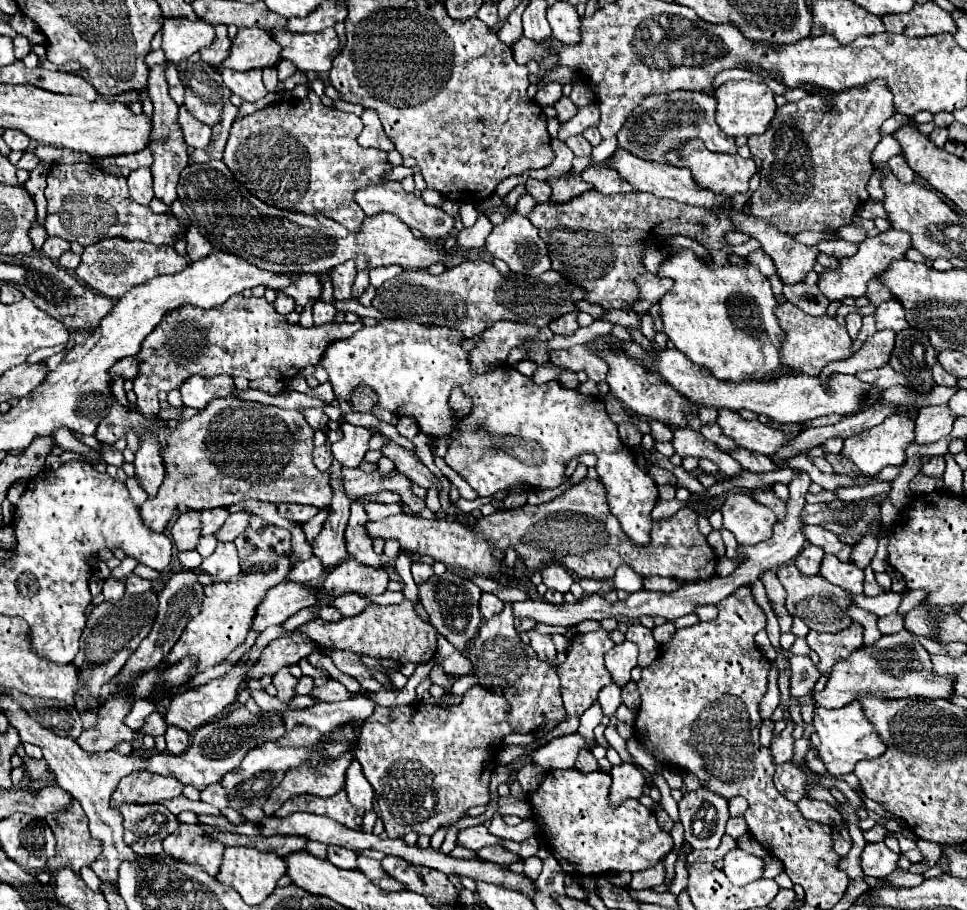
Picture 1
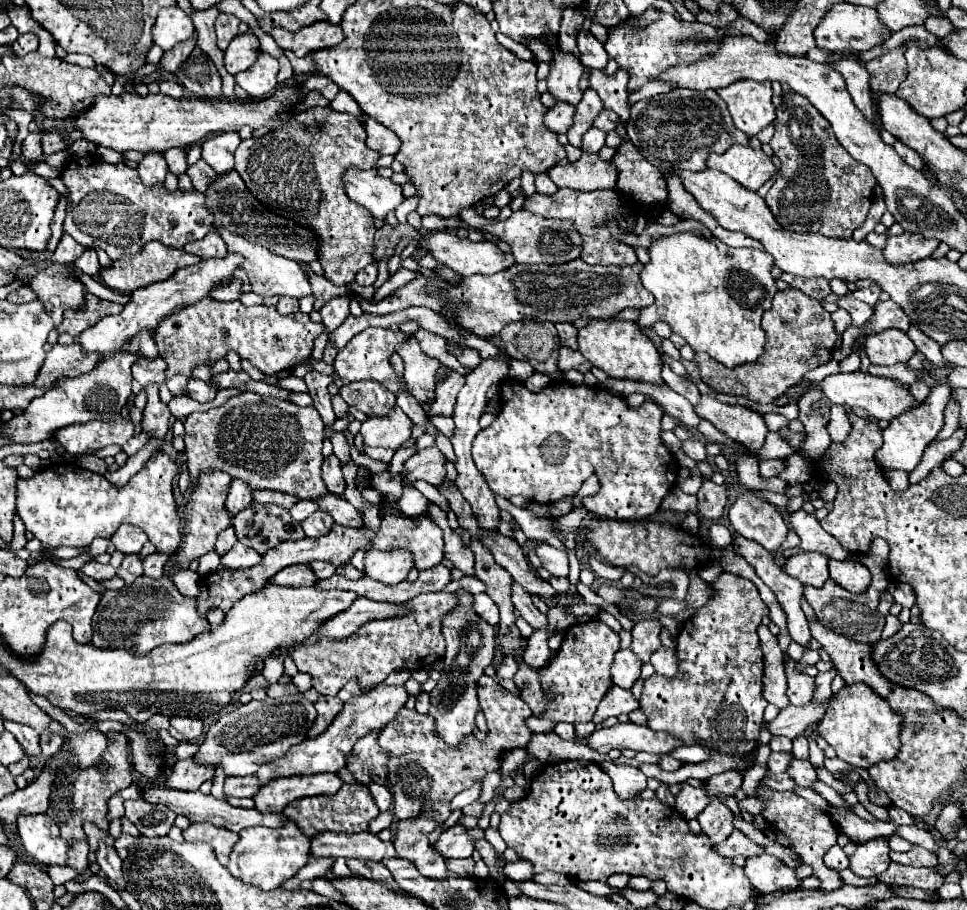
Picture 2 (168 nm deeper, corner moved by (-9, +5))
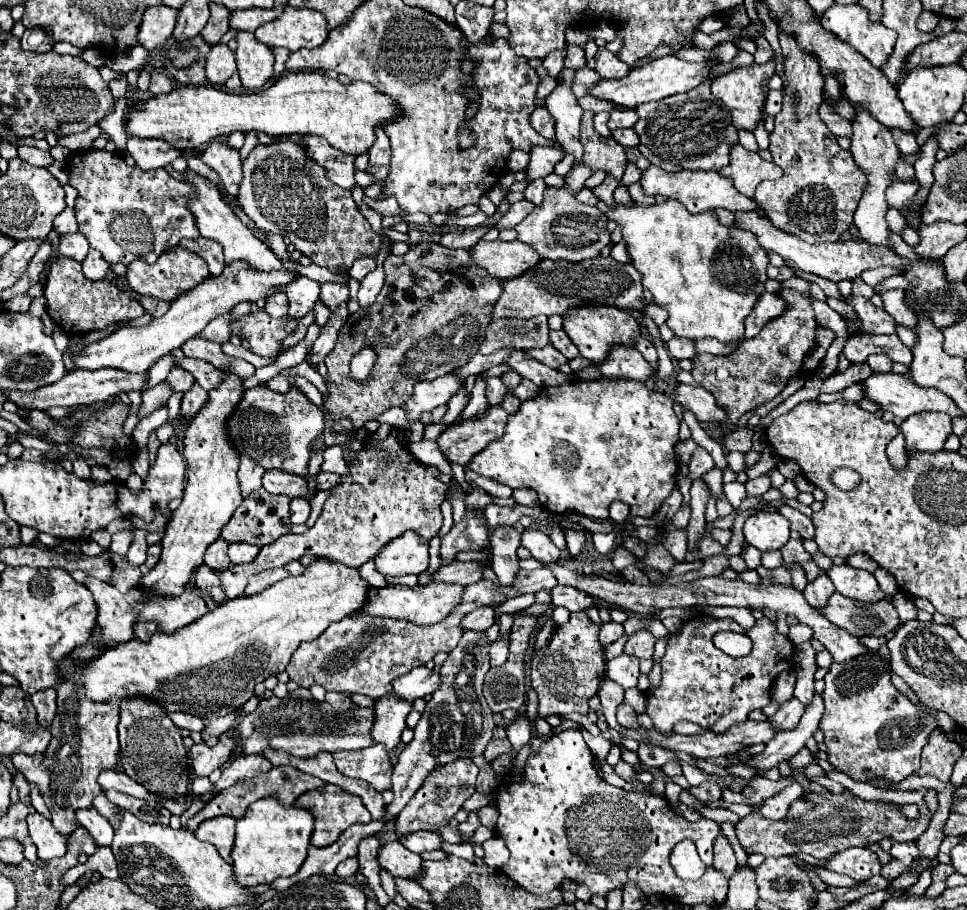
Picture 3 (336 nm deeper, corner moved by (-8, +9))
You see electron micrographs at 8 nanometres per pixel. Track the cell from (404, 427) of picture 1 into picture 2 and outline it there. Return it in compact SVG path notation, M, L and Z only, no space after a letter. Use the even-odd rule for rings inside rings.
M445 368L445 378L441 378L441 382L437 384L437 400L431 406L431 418L441 414L441 416L451 416L453 414L453 406L455 406L455 398L461 390L461 386L465 386L465 376L457 374L451 368Z

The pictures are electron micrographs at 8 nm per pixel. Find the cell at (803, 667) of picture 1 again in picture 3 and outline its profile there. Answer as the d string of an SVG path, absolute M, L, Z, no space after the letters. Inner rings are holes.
M790 698L788 702L782 704L782 708L772 716L772 720L782 728L782 730L792 730L800 716L804 714L804 704L798 698Z

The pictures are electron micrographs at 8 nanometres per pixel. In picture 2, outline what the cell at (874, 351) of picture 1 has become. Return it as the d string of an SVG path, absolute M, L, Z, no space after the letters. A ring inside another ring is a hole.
M885 330L873 334L865 340L865 352L871 358L871 364L891 366L897 362L907 362L915 354L915 344L901 330Z

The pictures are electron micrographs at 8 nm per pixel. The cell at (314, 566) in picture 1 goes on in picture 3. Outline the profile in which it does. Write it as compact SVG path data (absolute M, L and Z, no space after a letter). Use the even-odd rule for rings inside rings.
M272 568L272 570L266 570L266 572L260 572L256 576L250 578L248 582L248 590L244 590L244 596L252 596L252 594L258 594L262 590L266 590L268 586L272 586L274 582L278 580L284 580L288 578L290 572L286 568Z

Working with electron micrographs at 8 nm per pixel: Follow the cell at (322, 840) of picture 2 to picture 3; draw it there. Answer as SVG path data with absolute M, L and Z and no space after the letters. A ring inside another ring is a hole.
M392 840L380 846L376 860L380 868L388 870L392 876L402 876L402 878L412 878L412 874L418 874L420 862L422 862L420 854L410 852L398 840Z

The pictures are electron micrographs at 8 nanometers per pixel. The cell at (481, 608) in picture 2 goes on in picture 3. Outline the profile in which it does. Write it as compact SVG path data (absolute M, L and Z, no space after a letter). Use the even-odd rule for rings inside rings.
M480 606L480 608L476 608L476 610L472 610L472 612L468 612L464 616L462 628L464 630L480 630L480 632L484 632L484 630L488 630L492 626L492 622L494 622L494 610L490 606Z

